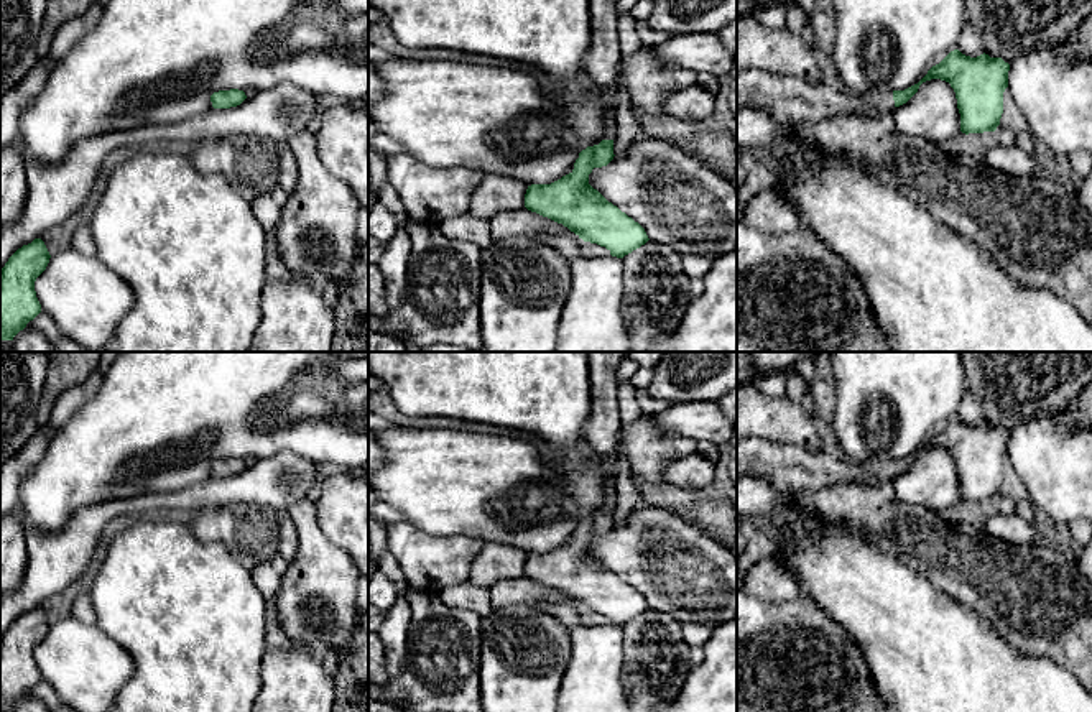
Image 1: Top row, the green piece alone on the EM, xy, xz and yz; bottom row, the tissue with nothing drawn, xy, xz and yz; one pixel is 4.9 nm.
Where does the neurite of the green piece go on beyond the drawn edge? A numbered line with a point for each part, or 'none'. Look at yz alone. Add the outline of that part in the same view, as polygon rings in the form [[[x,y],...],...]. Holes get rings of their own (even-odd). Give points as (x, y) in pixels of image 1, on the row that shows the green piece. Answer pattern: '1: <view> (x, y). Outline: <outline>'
1: yz (786, 97). Outline: [[[748,69],[737,74],[737,110],[766,110],[780,120],[801,122],[806,128],[831,115],[880,115],[895,109],[893,90],[875,87],[867,94],[837,90],[827,84]]]

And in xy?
none

